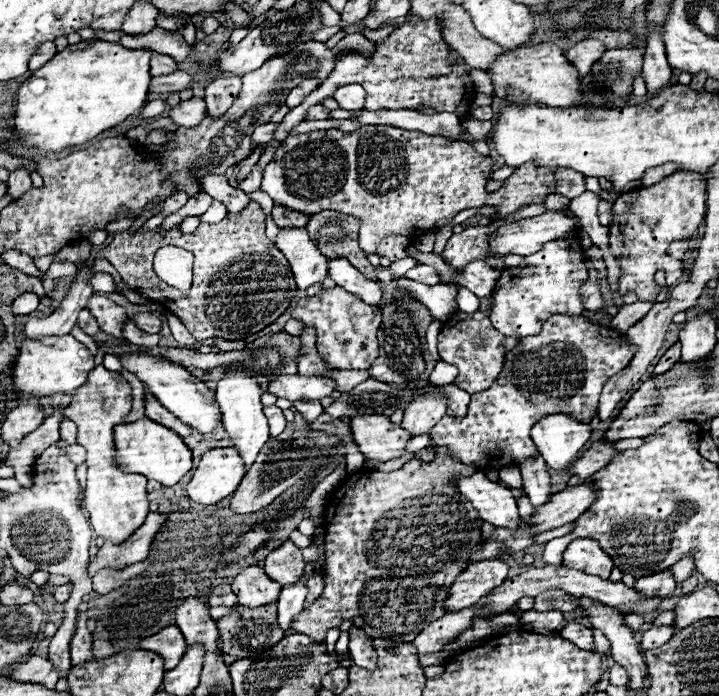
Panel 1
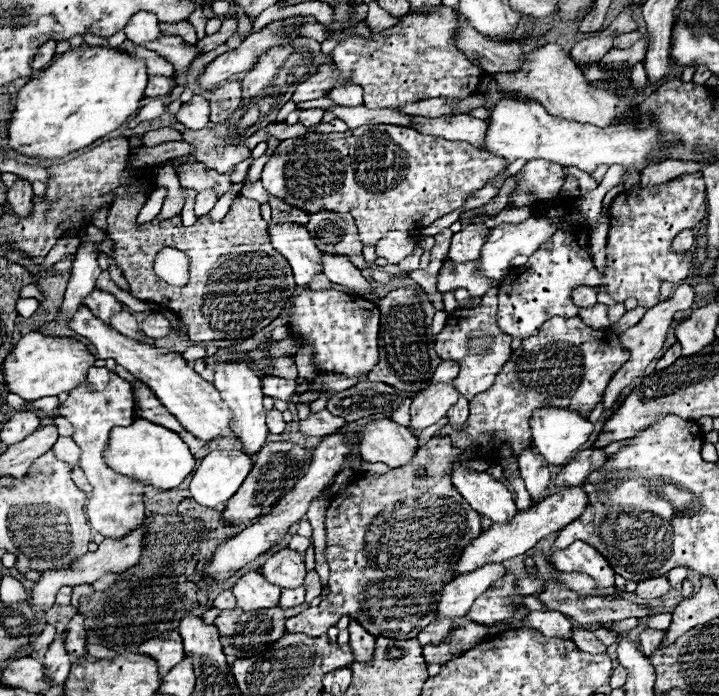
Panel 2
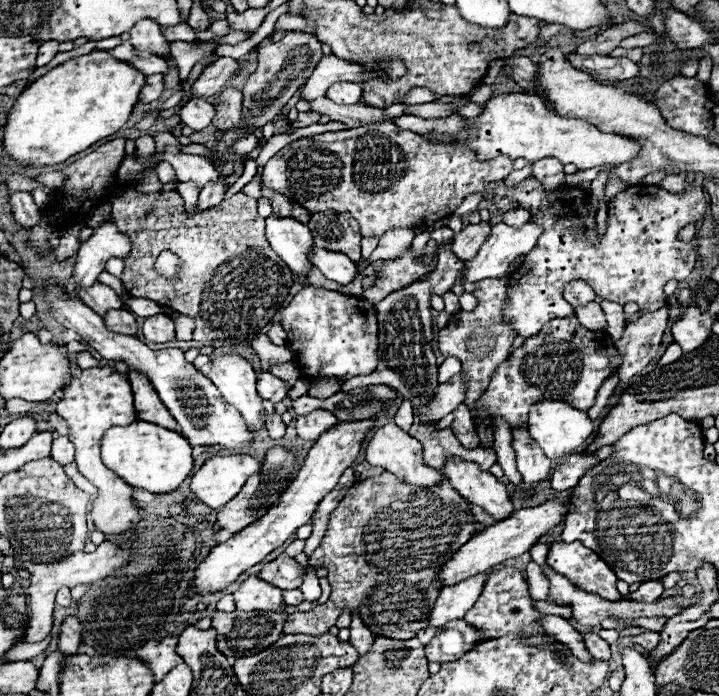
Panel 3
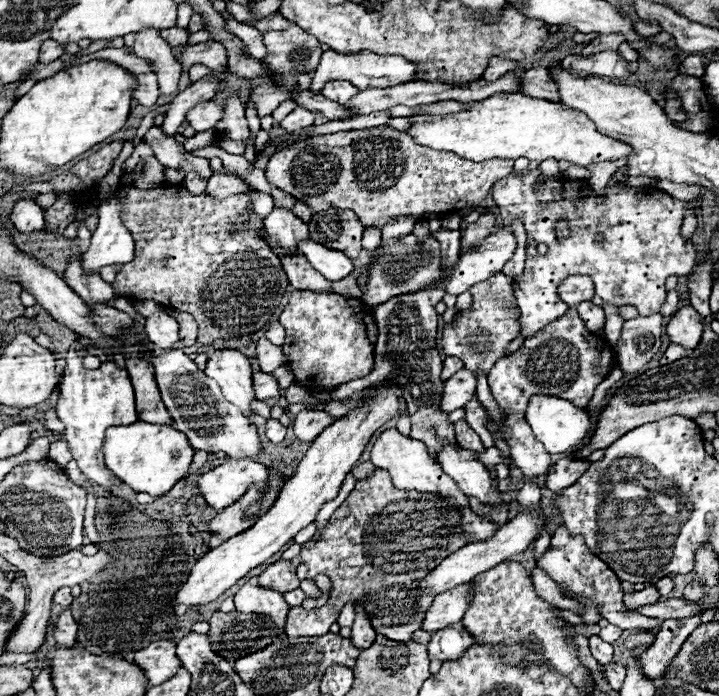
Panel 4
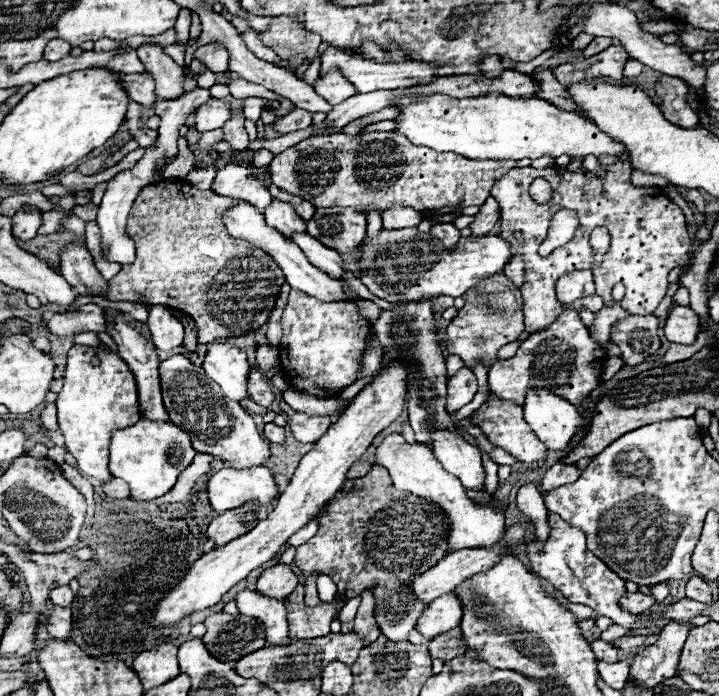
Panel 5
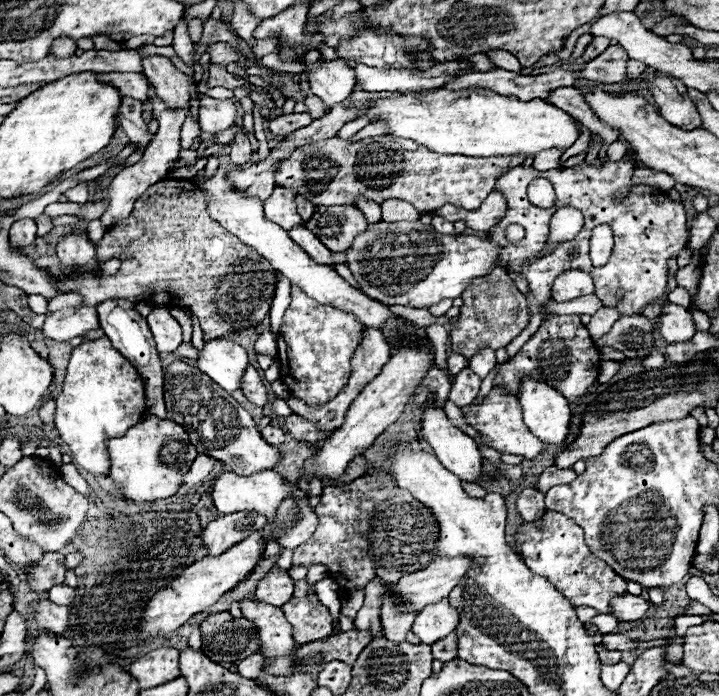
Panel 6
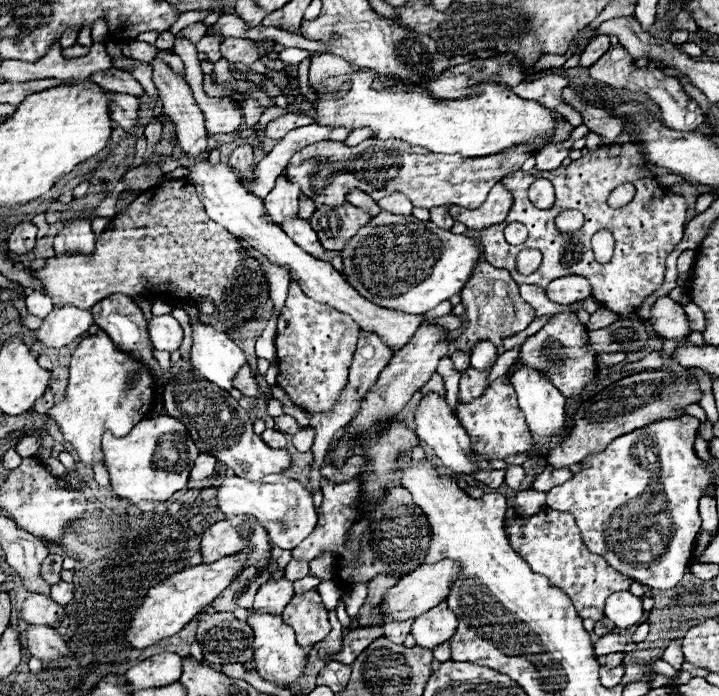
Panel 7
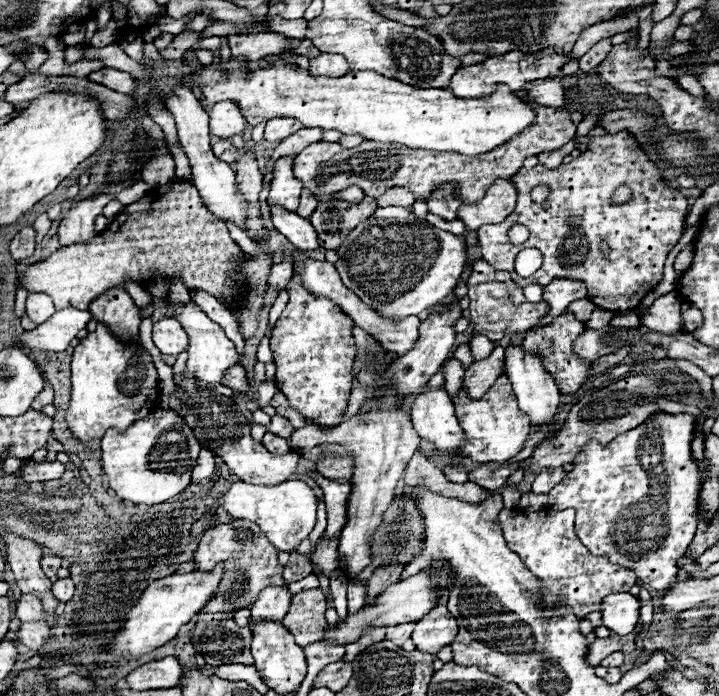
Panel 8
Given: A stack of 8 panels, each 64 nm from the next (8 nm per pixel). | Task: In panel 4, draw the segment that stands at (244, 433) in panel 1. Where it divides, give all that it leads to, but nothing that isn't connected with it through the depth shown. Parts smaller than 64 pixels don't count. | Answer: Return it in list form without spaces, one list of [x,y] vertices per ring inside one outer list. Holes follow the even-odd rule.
[[[232,348],[224,350],[212,350],[204,372],[214,378],[222,394],[228,402],[246,408],[250,402],[254,402],[254,388],[252,388],[252,368],[250,360]]]

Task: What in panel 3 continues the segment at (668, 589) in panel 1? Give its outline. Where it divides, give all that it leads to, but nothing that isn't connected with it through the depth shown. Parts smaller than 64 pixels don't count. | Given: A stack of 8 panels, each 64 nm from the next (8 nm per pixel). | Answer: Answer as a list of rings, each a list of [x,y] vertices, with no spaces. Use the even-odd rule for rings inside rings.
[[[650,580],[650,582],[640,584],[640,588],[636,592],[630,592],[626,600],[634,600],[634,602],[656,602],[656,600],[660,600],[662,592],[664,592],[662,582],[660,580]]]

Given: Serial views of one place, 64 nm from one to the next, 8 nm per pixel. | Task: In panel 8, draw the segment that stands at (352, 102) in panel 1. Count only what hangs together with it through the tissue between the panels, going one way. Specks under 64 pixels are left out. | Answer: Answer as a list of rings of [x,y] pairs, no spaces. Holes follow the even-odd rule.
[[[320,54],[316,58],[310,58],[310,72],[314,76],[338,78],[348,74],[348,64],[340,54]]]

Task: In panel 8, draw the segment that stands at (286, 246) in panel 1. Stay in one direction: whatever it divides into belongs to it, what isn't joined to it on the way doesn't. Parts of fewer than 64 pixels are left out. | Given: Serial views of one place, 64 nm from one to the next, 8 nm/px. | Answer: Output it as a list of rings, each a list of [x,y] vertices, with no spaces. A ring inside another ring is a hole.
[[[288,154],[280,160],[276,160],[274,180],[272,180],[272,186],[270,186],[268,204],[280,204],[282,208],[288,208],[288,210],[298,208],[302,184],[300,184],[300,180],[296,180],[296,176],[292,172],[294,156],[296,154]]]

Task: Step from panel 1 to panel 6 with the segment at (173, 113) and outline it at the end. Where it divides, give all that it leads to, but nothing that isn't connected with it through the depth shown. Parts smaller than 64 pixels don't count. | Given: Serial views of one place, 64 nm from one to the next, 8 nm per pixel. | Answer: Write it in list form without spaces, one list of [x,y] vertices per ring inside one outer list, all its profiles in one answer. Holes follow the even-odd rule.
[[[200,94],[200,128],[204,132],[216,134],[232,128],[238,122],[238,108],[234,100],[214,100]]]

